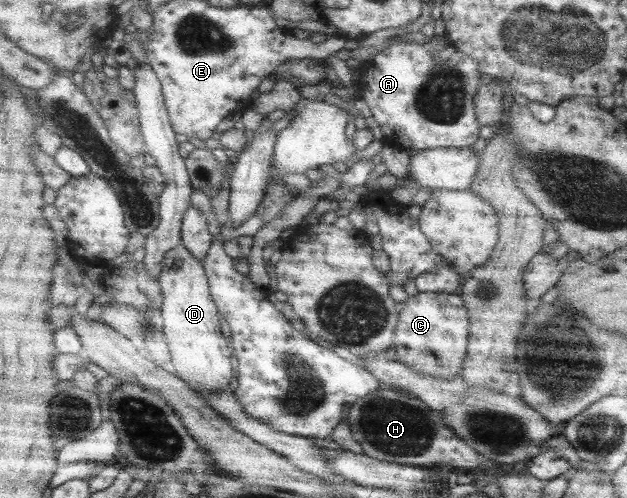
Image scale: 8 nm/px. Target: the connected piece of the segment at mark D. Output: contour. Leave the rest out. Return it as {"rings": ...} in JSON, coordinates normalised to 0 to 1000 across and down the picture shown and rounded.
{"rings":[[[287,490],[263,508],[257,530],[258,622],[252,641],[273,713],[270,747],[311,783],[364,781],[365,763],[375,753],[368,737],[372,703],[349,661],[352,635],[337,598],[322,522]]]}

